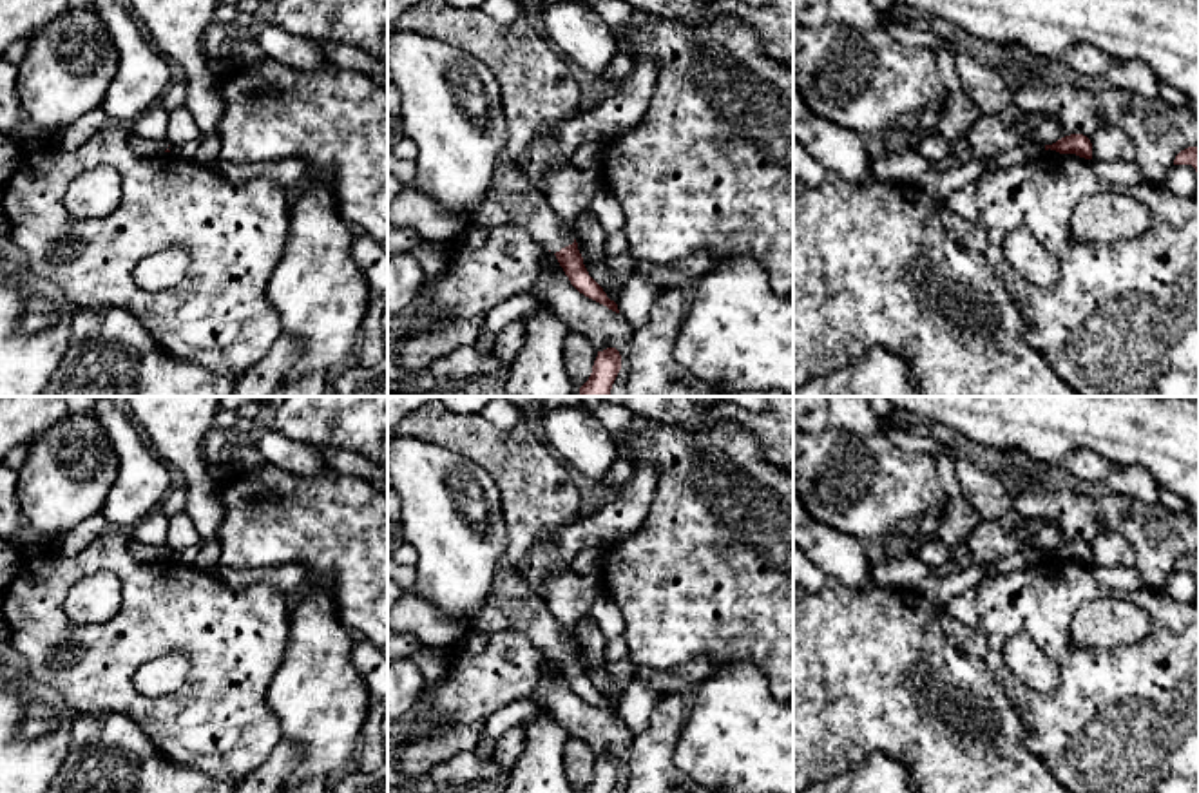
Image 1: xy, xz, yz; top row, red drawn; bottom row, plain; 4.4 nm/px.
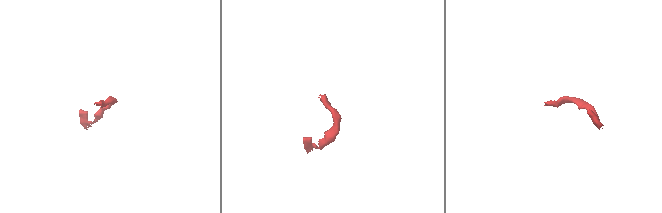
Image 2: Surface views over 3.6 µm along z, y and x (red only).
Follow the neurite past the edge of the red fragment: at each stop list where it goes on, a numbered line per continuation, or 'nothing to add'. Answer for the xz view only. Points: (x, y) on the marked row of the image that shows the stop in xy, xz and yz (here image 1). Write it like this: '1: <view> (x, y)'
1: xz (511, 200)

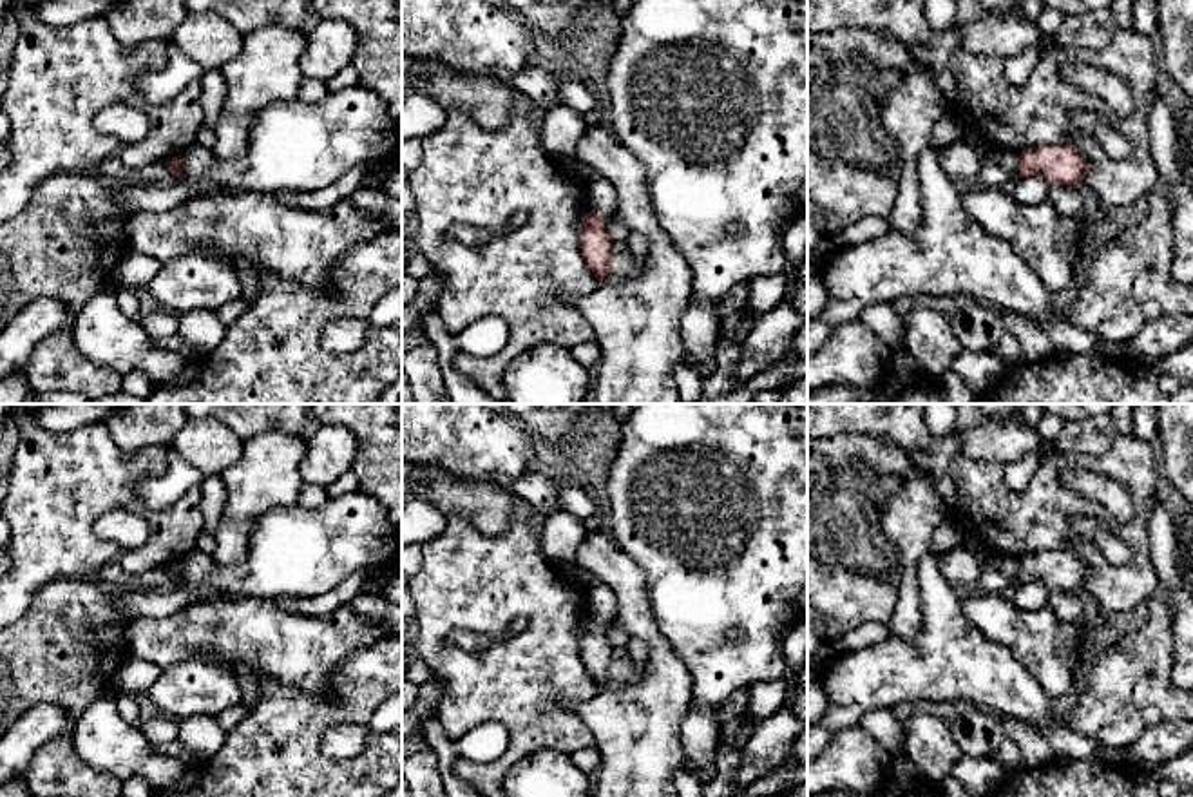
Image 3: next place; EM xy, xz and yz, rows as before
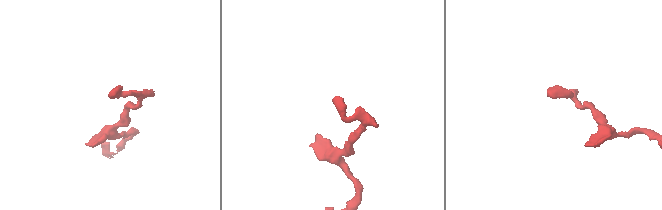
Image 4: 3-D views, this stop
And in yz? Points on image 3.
nothing to add

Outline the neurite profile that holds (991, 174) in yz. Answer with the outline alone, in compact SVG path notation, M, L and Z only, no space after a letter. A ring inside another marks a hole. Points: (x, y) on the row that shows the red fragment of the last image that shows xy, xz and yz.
M985 156L972 185L988 188L988 187L1007 187L1007 183L1008 183L1008 174L988 156Z

